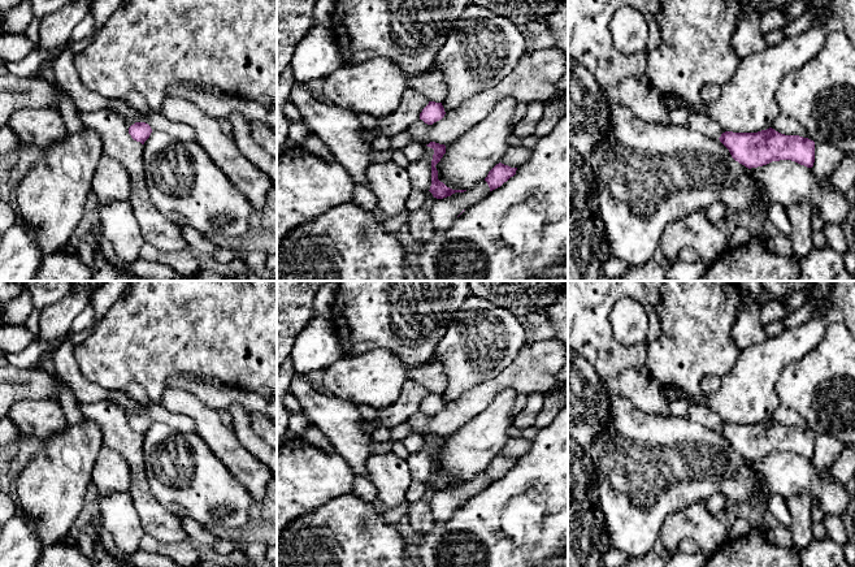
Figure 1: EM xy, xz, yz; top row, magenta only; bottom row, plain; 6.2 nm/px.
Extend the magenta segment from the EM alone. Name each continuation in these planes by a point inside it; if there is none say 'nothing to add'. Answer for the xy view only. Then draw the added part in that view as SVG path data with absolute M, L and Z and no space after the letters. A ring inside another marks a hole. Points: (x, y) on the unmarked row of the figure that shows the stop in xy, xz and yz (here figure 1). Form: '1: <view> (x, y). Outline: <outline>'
nothing to add

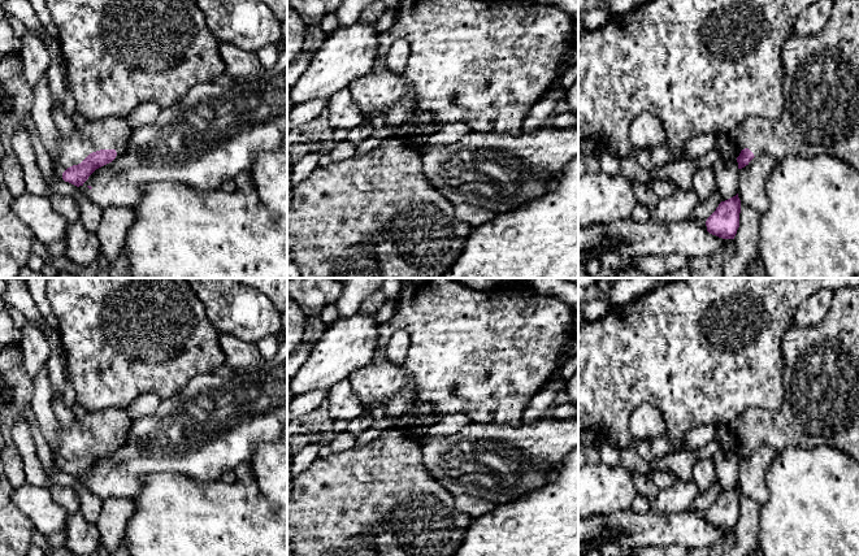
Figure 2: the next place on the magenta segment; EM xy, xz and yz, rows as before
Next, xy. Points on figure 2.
1: xy (113, 424). Outline: M121 408L88 412L69 427L60 425L58 446L52 448L56 468L62 470L68 459L81 455L90 444L100 440L114 440L117 449L123 444L131 426L127 411Z

